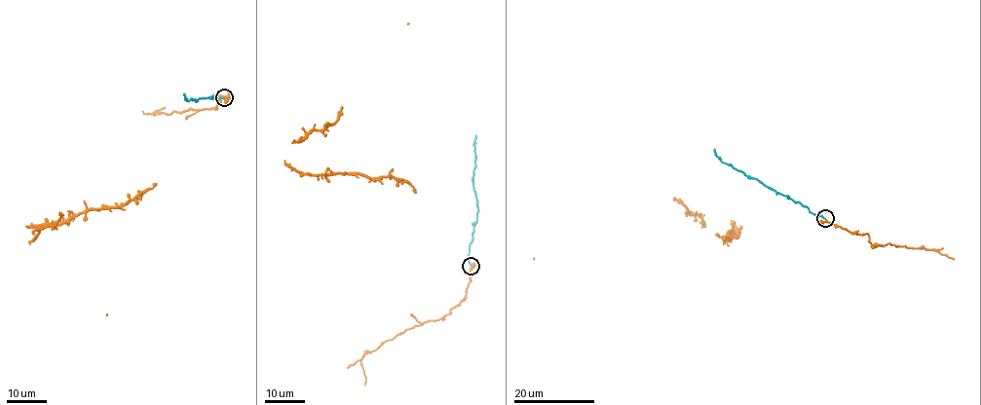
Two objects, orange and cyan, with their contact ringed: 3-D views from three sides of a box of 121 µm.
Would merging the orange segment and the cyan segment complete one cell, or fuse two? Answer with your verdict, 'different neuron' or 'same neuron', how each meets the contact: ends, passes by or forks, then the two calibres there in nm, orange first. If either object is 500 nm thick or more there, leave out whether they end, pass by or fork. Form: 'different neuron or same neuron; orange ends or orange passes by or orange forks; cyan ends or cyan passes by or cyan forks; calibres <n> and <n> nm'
same neuron; orange passes by; cyan ends; calibres 260 and 160 nm

